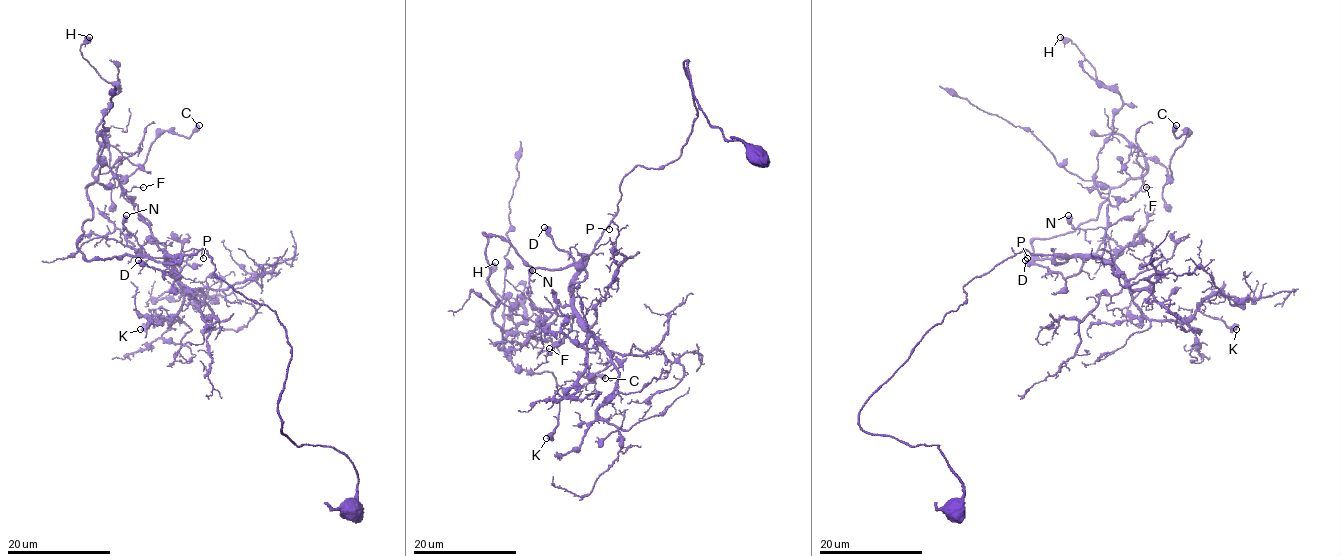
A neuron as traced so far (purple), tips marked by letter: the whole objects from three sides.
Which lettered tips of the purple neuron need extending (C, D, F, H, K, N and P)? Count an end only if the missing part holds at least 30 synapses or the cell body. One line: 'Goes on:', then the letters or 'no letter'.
Goes on: D

